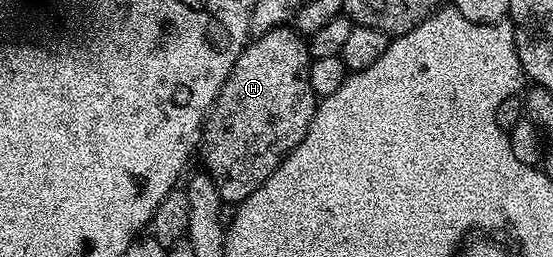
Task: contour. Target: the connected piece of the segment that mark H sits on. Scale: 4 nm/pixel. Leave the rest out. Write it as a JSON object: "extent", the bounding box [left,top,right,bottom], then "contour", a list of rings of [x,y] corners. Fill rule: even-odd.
{"extent":[199,26,318,204],"contour":[[[281,26],[260,40],[250,41],[244,52],[235,60],[235,68],[227,76],[219,96],[214,100],[205,126],[201,129],[199,158],[205,161],[204,169],[215,180],[222,203],[239,204],[262,186],[283,164],[288,154],[307,136],[307,128],[317,110],[318,97],[313,93],[309,79],[309,48],[306,39],[296,29]]]}

